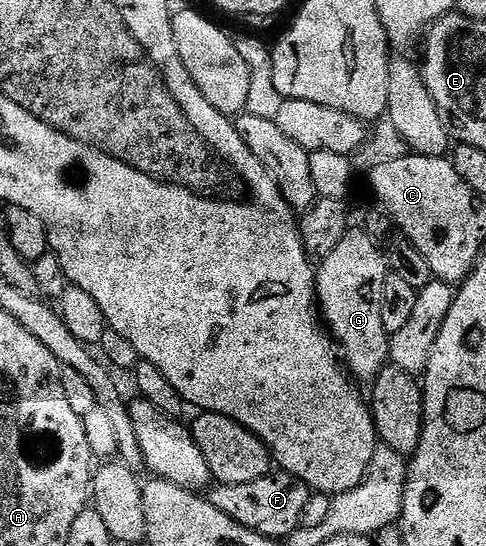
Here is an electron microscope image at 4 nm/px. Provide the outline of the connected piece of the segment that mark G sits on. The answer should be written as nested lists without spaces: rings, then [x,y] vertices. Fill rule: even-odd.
[[[350,230],[342,238],[342,242],[338,242],[334,250],[330,250],[326,259],[319,261],[316,274],[316,302],[323,327],[342,349],[343,363],[357,381],[375,380],[390,360],[390,333],[386,326],[382,326],[382,286],[390,269],[385,253],[380,253],[380,248],[381,245],[372,240],[364,230]]]

